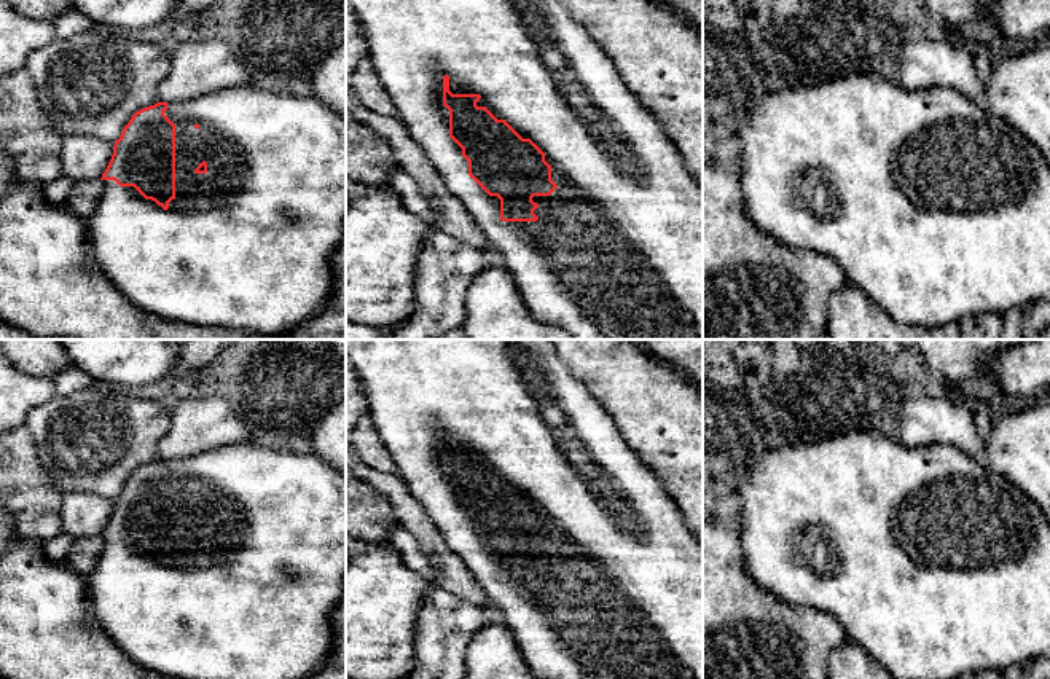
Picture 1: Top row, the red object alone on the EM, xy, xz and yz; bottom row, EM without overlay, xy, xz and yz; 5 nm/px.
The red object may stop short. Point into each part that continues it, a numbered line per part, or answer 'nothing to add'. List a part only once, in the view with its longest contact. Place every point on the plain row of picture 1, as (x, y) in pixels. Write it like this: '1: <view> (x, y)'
1: xz (620, 596)

